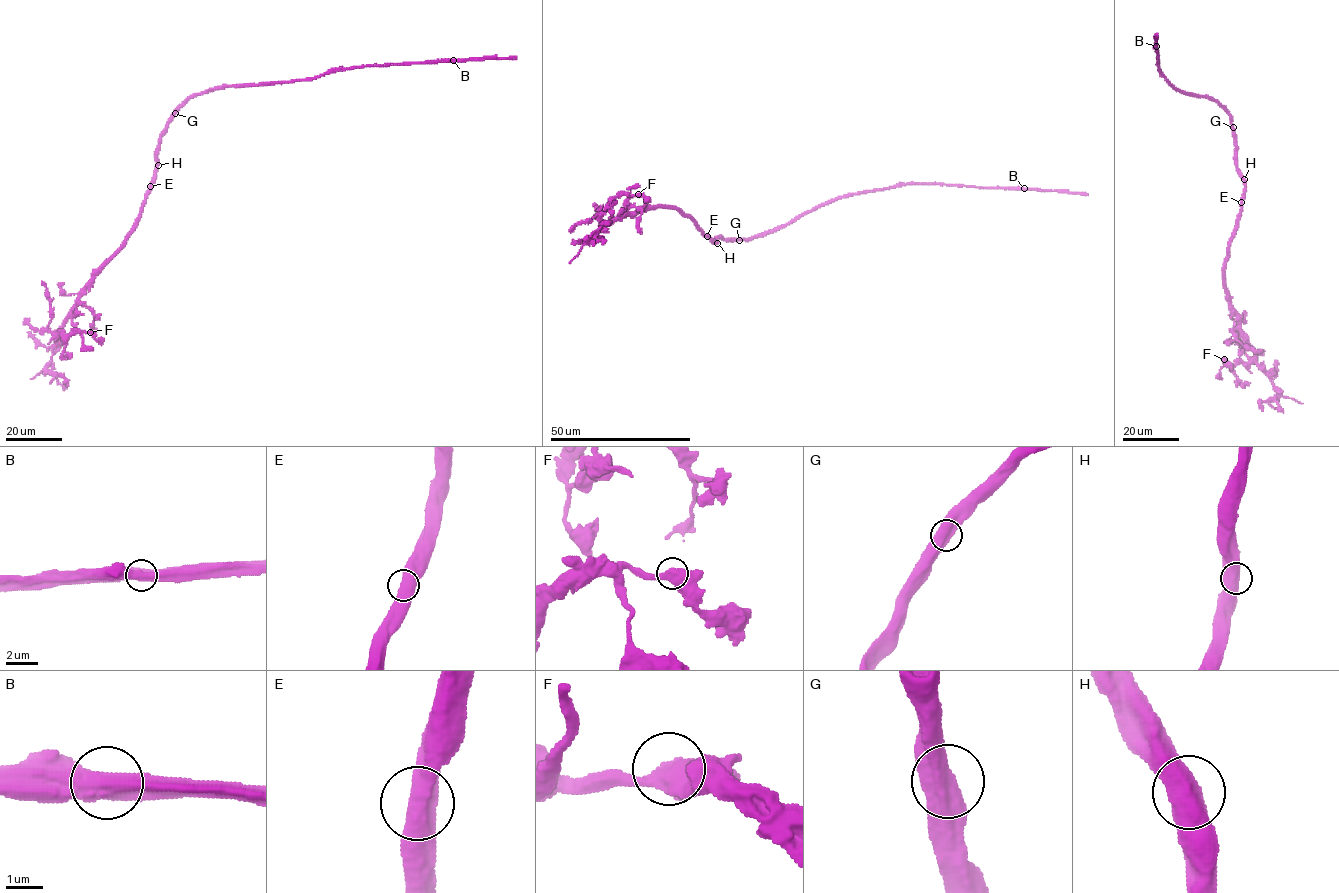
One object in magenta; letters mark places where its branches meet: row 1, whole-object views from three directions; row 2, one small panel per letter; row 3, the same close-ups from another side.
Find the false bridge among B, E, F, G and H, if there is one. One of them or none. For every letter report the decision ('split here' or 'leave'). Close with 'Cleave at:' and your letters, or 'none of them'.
B: split here
E: leave
F: leave
G: leave
H: leave
Cleave at: B

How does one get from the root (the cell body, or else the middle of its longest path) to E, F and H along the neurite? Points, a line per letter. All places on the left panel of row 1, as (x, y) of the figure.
E: (181, 107), (161, 135), (155, 179), (150, 186)
F: (181, 107), (161, 135), (155, 179), (135, 229), (100, 270), (64, 325), (54, 334), (90, 332)
H: (181, 107), (161, 135), (158, 165)

